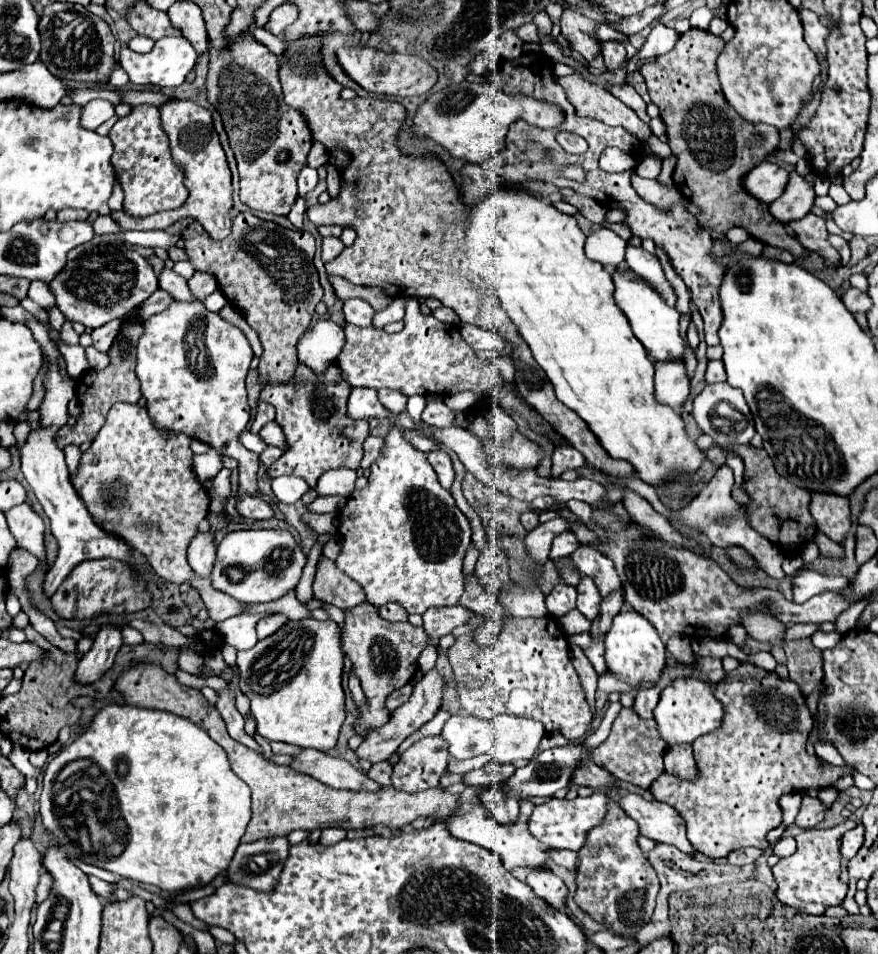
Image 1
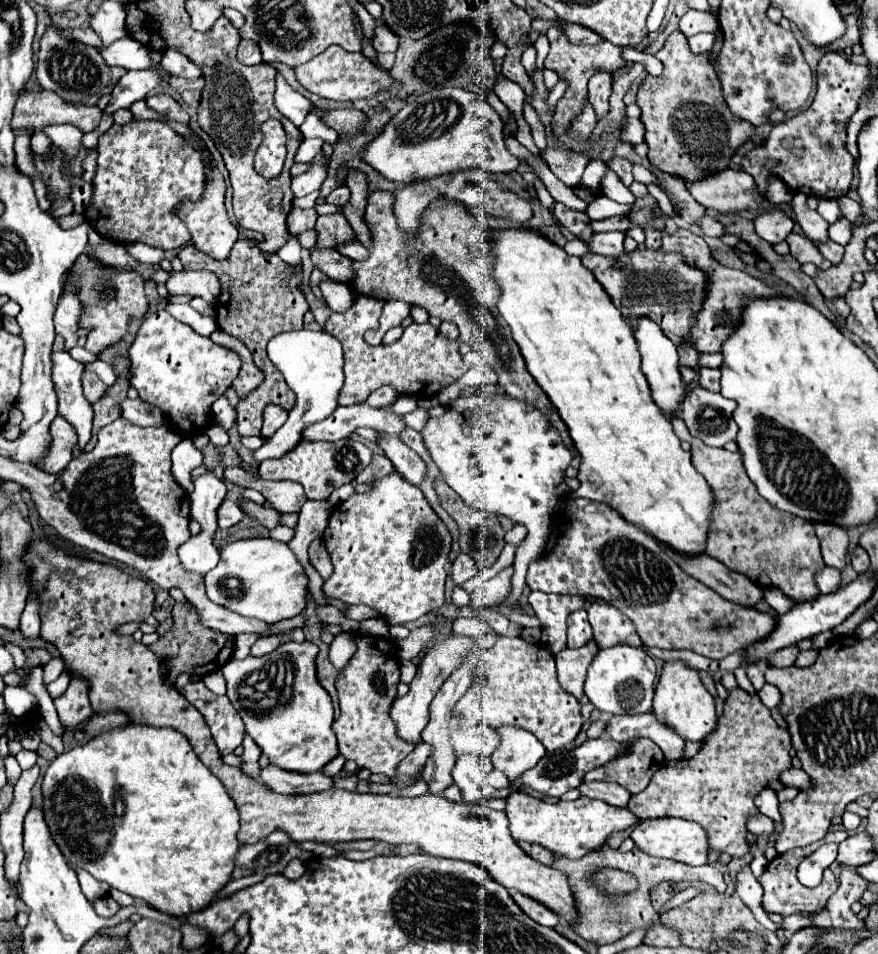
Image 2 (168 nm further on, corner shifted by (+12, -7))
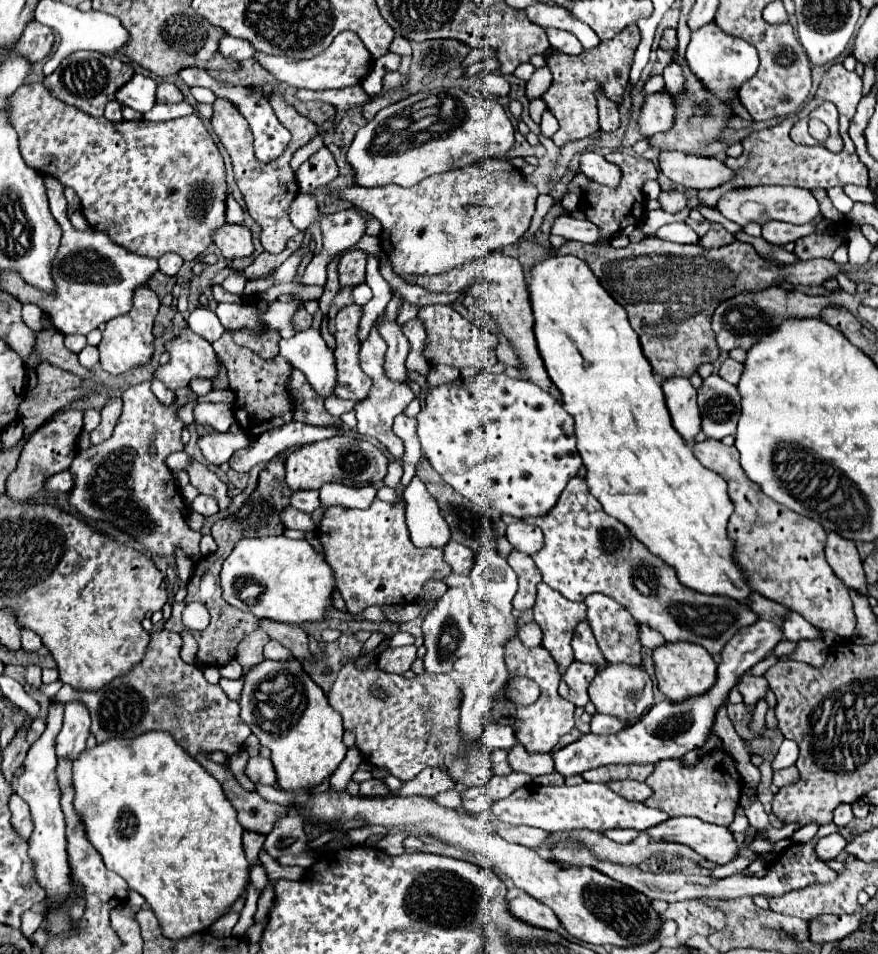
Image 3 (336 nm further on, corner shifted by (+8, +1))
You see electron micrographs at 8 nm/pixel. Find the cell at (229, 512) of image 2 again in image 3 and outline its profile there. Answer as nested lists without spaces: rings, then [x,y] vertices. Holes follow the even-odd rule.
[[[191,461],[191,465],[185,469],[189,479],[191,479],[191,485],[197,487],[203,495],[211,495],[219,501],[221,505],[221,511],[227,509],[229,505],[229,497],[227,497],[227,485],[213,473],[209,471],[205,465],[201,465],[199,461]]]

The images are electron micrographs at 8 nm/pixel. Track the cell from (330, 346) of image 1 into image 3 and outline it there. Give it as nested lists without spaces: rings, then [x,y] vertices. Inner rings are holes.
[[[307,329],[295,333],[295,337],[291,339],[281,339],[279,347],[281,347],[279,355],[287,357],[293,363],[293,367],[301,369],[311,387],[319,395],[323,397],[333,395],[337,383],[335,357],[317,329]]]

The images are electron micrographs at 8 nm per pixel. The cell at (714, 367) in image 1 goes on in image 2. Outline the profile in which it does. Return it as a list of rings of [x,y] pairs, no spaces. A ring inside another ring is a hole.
[[[701,367],[699,369],[699,385],[707,391],[719,391],[719,369],[709,369],[709,367]]]

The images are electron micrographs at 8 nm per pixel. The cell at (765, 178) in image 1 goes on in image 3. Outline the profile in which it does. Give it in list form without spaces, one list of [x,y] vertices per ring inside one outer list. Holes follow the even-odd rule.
[[[663,151],[657,157],[659,169],[673,183],[689,189],[713,189],[733,177],[733,171],[713,157],[701,157],[693,153]]]

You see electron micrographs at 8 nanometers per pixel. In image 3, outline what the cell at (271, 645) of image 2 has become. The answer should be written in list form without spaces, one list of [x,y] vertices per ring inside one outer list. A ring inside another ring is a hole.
[[[269,641],[263,649],[263,655],[265,655],[265,659],[273,659],[273,661],[291,661],[291,659],[295,659],[293,653],[277,641]]]

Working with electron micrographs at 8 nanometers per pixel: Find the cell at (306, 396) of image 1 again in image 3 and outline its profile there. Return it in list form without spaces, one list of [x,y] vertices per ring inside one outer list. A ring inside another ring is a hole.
[[[337,435],[311,445],[303,445],[285,459],[285,481],[291,489],[321,489],[325,483],[341,483],[349,487],[375,485],[387,475],[387,457],[369,441]]]

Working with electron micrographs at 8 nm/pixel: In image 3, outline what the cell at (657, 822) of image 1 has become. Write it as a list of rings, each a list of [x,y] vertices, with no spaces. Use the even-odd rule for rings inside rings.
[[[673,817],[663,825],[655,825],[647,829],[653,839],[675,841],[689,845],[707,861],[717,865],[727,865],[739,855],[739,843],[727,827],[711,825],[701,821],[699,817]]]

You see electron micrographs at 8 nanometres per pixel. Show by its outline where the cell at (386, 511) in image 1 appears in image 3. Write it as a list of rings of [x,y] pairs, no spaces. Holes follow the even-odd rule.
[[[375,499],[369,509],[327,507],[317,533],[327,563],[337,573],[337,587],[349,613],[359,615],[371,605],[413,603],[427,579],[445,579],[451,567],[445,565],[441,549],[417,549],[405,525],[405,505],[391,505]]]

